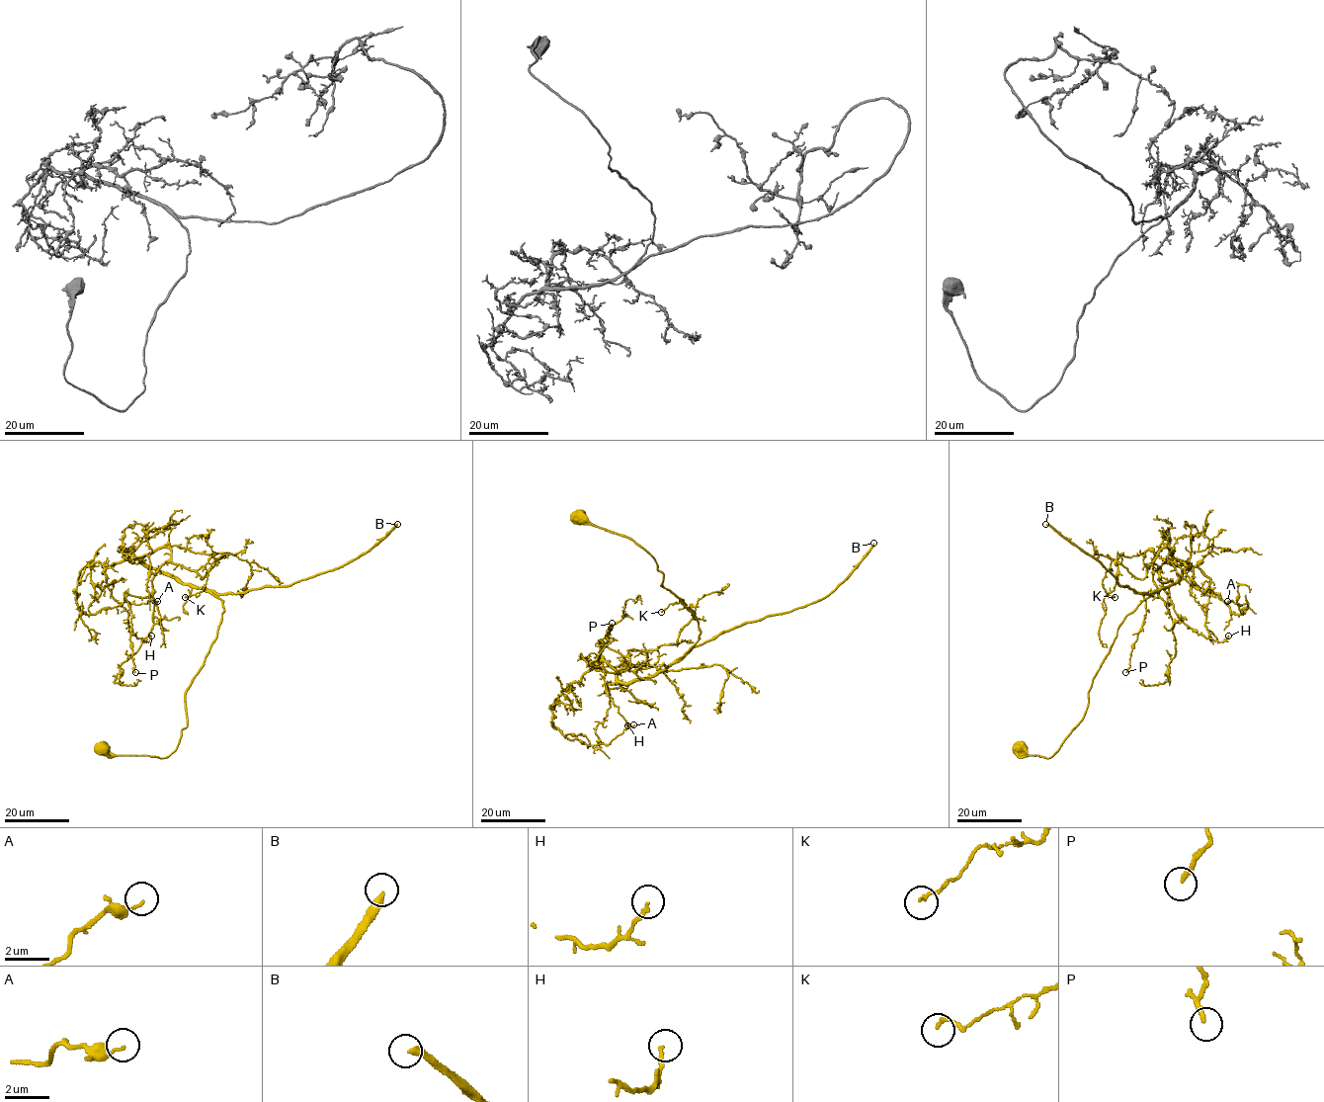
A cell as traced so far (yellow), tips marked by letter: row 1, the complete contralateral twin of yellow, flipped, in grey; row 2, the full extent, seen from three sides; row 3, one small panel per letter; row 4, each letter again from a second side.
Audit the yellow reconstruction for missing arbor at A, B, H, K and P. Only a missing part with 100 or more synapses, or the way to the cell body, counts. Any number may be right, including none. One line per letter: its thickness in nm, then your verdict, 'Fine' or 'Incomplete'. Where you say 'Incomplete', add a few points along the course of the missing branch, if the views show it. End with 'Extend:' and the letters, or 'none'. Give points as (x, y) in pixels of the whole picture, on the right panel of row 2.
A: Thickness 120 nm. Fine
B: Thickness 320 nm. Incomplete. Course of what is missing: (1045, 524), (993, 460), (1042, 446), (1128, 478), (1123, 509), (1138, 500), (1150, 519)
H: Thickness 160 nm. Fine
K: Thickness 130 nm. Fine
P: Thickness 190 nm. Fine
Extend: B

